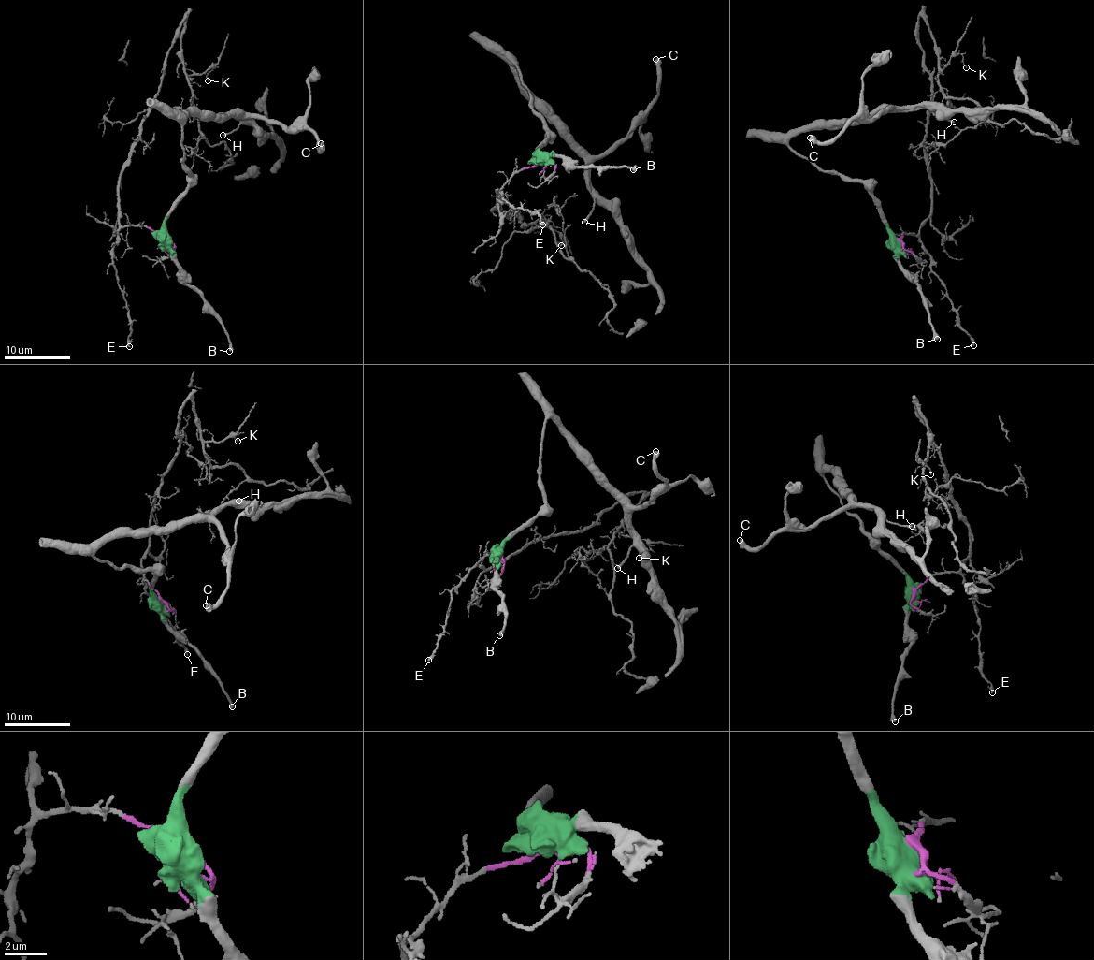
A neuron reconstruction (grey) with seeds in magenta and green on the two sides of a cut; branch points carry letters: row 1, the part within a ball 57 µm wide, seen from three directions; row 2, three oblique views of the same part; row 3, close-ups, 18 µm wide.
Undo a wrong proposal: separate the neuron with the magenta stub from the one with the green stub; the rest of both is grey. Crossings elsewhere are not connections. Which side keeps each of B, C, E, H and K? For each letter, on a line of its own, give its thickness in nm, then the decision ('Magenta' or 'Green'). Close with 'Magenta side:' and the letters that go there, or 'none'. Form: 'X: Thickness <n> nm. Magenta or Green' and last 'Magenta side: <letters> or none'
B: Thickness 500 nm. Green
C: Thickness 600 nm. Green
E: Thickness 200 nm. Magenta
H: Thickness 240 nm. Green
K: Thickness 100 nm. Magenta
Magenta side: E, K

